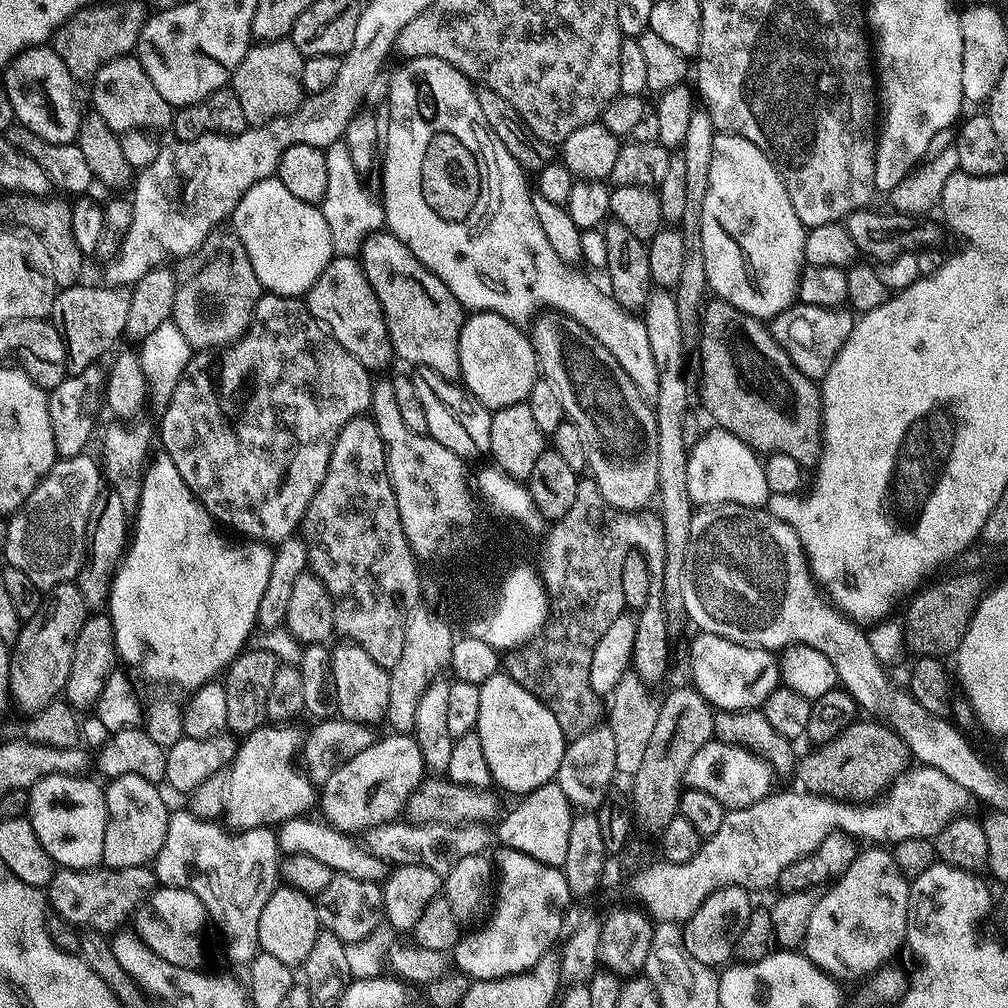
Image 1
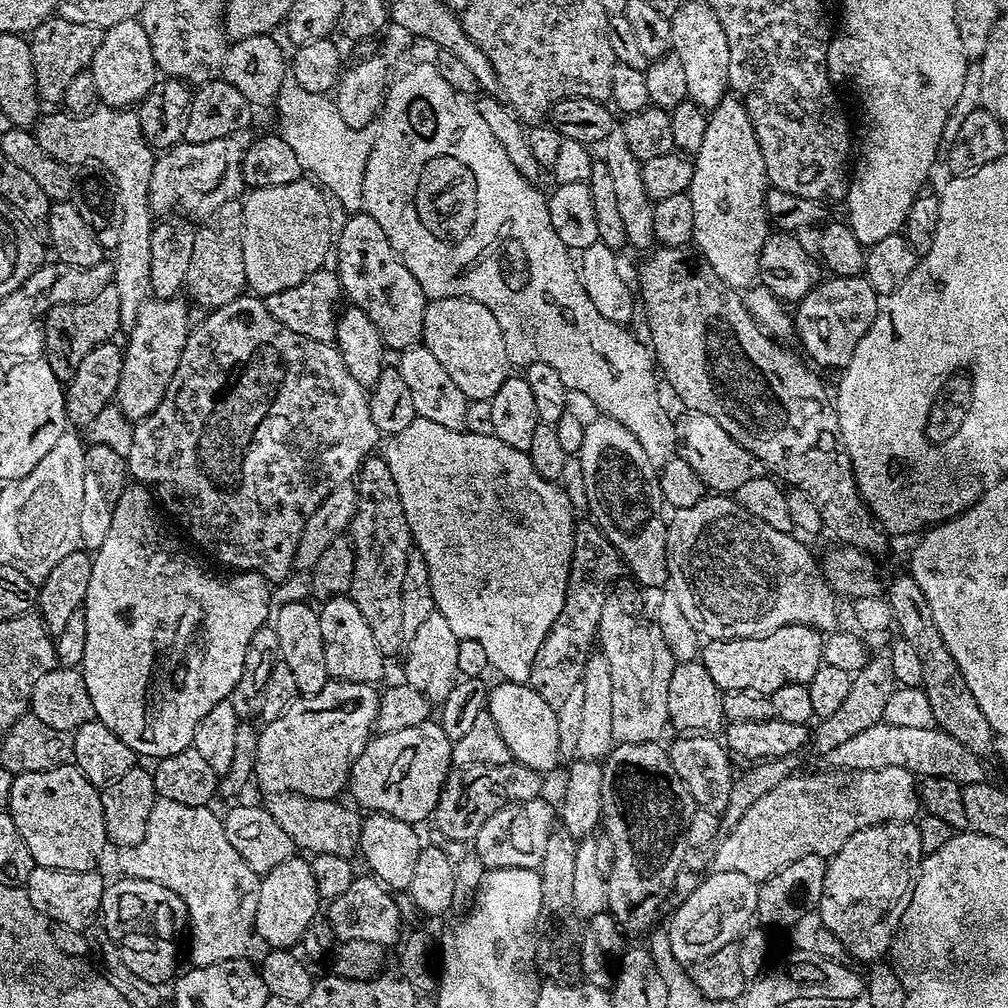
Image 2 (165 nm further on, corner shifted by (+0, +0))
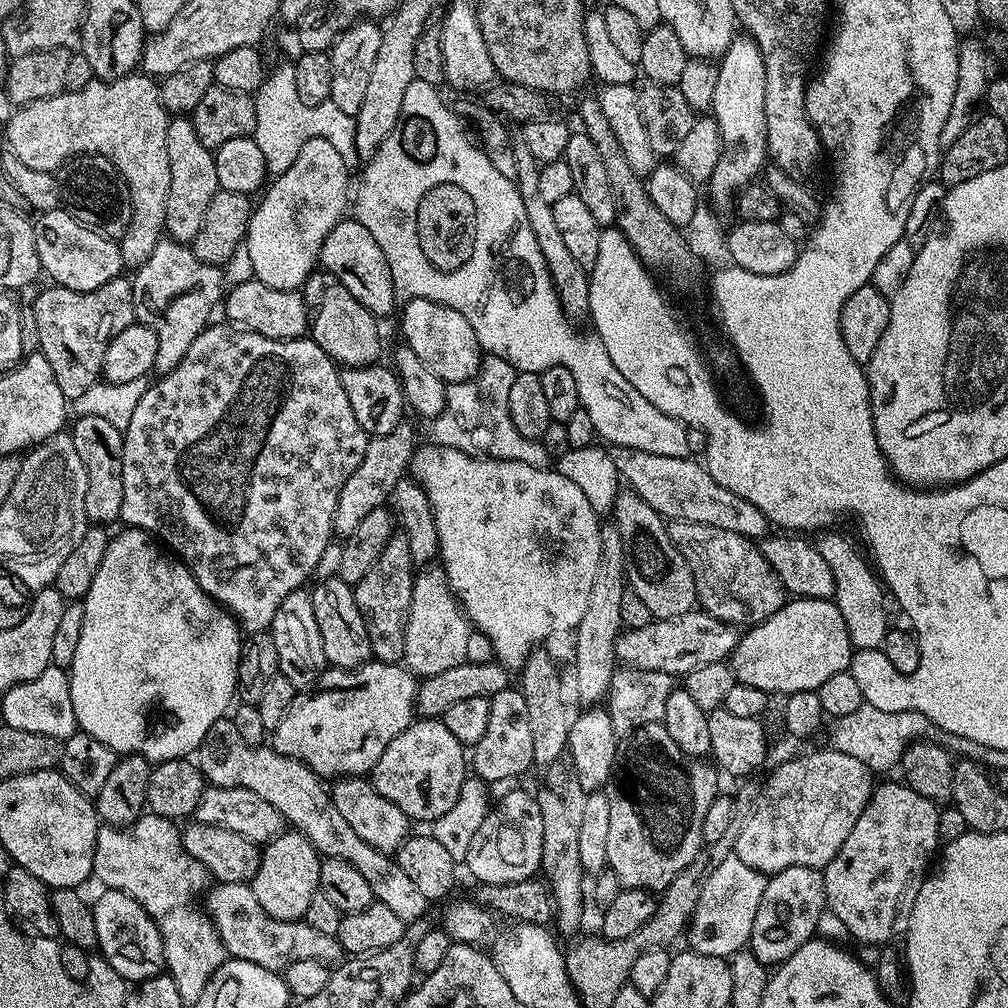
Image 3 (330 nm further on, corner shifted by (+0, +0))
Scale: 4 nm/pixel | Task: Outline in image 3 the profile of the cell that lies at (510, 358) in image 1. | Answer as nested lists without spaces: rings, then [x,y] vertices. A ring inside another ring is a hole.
[[[411,297],[406,303],[402,314],[405,345],[447,385],[474,378],[482,363],[482,349],[468,319],[458,314],[458,310],[450,310],[450,306],[442,306],[428,297]]]

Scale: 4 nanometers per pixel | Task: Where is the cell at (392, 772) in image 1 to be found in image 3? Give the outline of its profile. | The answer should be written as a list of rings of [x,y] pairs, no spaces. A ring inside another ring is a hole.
[[[436,718],[417,719],[402,734],[398,734],[382,750],[382,758],[372,767],[370,779],[382,798],[390,798],[398,810],[408,816],[409,821],[437,820],[454,802],[466,779],[466,748],[446,730]],[[465,768],[465,772],[464,772]]]

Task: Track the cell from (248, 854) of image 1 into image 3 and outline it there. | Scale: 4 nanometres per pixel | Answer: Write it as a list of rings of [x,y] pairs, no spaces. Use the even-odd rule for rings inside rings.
[[[151,814],[141,816],[130,828],[101,827],[92,876],[100,879],[105,889],[133,896],[149,912],[160,928],[167,975],[178,986],[184,1005],[195,1005],[210,978],[224,965],[226,953],[211,919],[188,905],[192,896],[209,887],[210,873],[184,851],[181,829],[173,821]]]

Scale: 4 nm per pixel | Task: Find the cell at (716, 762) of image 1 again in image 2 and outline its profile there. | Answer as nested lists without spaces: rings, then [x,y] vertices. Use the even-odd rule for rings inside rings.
[[[887,722],[870,726],[862,734],[842,742],[835,750],[823,753],[825,769],[837,772],[878,772],[883,768],[901,768],[917,778],[942,778],[960,785],[985,783],[981,757],[976,756],[962,742],[936,727],[926,730],[913,730],[910,727],[898,727]]]

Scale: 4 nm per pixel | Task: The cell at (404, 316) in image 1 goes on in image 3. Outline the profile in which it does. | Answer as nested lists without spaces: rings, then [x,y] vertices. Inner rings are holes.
[[[345,218],[336,224],[322,244],[319,263],[327,275],[342,282],[342,286],[346,286],[346,290],[350,290],[350,294],[354,294],[354,298],[358,298],[373,316],[383,318],[395,310],[398,289],[390,274],[386,254],[382,254],[382,246],[374,242],[374,234],[370,234],[362,222]]]

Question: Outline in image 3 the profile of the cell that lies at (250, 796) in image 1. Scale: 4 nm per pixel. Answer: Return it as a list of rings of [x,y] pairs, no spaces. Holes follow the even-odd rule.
[[[369,662],[355,669],[354,676],[356,685],[353,688],[324,688],[321,692],[312,690],[307,694],[297,695],[290,710],[286,710],[286,718],[282,718],[282,722],[278,722],[278,726],[271,733],[271,747],[278,754],[301,760],[310,771],[321,778],[363,777],[371,773],[378,758],[382,758],[382,750],[386,750],[386,746],[390,746],[395,736],[402,734],[414,723],[418,680],[403,663]]]

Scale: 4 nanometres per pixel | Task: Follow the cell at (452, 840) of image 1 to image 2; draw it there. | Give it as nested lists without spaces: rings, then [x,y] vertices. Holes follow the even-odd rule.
[[[272,796],[267,801],[268,813],[282,826],[297,849],[308,854],[338,854],[349,858],[357,855],[362,839],[362,816],[351,812],[346,805],[335,800],[311,800],[305,796]]]

